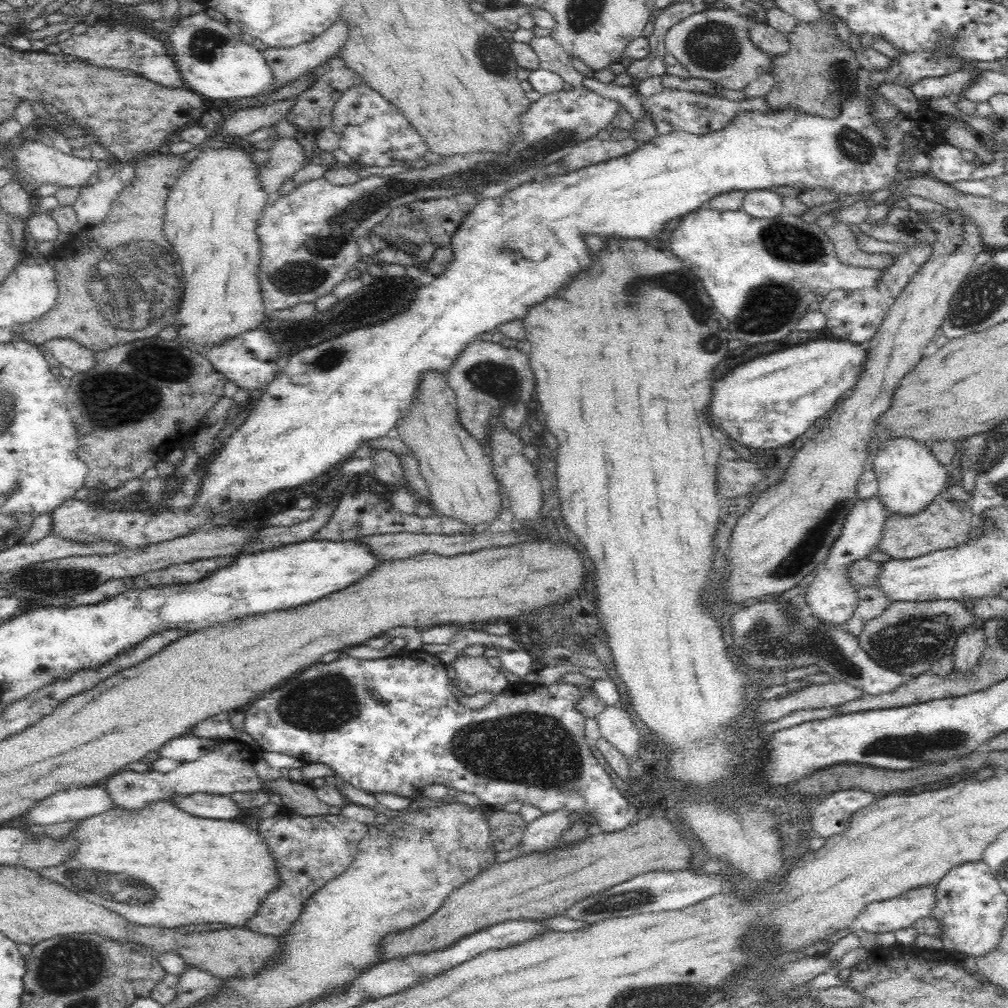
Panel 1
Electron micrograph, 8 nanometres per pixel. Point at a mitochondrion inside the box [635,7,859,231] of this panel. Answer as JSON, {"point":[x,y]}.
{"point":[713,45]}

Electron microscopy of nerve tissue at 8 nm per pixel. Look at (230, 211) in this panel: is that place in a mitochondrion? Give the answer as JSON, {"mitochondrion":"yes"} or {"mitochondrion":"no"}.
{"mitochondrion":"no"}

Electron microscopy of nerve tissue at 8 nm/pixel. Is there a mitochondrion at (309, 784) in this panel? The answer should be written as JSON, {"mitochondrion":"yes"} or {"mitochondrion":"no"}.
{"mitochondrion":"no"}

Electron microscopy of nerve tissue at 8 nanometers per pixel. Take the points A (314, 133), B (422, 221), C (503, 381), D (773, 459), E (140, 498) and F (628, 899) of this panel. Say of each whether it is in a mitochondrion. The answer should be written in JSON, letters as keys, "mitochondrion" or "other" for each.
{"A":"other","B":"mitochondrion","C":"mitochondrion","D":"other","E":"other","F":"mitochondrion"}

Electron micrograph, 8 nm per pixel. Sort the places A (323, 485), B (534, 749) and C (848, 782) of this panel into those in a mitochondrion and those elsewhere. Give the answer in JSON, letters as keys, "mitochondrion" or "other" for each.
{"A":"other","B":"mitochondrion","C":"other"}

